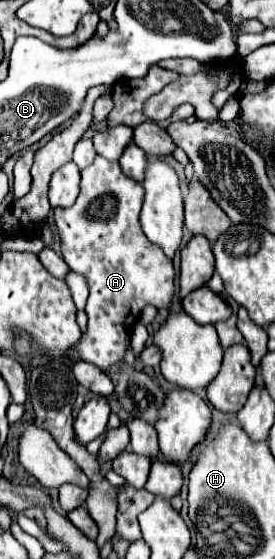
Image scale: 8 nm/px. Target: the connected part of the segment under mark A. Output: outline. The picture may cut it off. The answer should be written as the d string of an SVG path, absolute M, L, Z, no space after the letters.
M96 157L92 165L82 169L82 181L80 181L80 195L72 207L58 207L54 209L56 227L62 241L62 257L66 265L82 273L90 287L90 297L86 303L86 315L88 315L88 327L82 333L80 341L72 347L70 359L72 361L90 361L102 371L110 371L112 367L118 367L118 363L124 359L130 331L136 325L140 311L146 305L154 305L158 309L168 307L174 297L174 267L172 261L164 255L164 251L150 243L148 237L142 233L138 215L144 199L144 189L138 181L126 177L116 161L108 161L104 157Z

